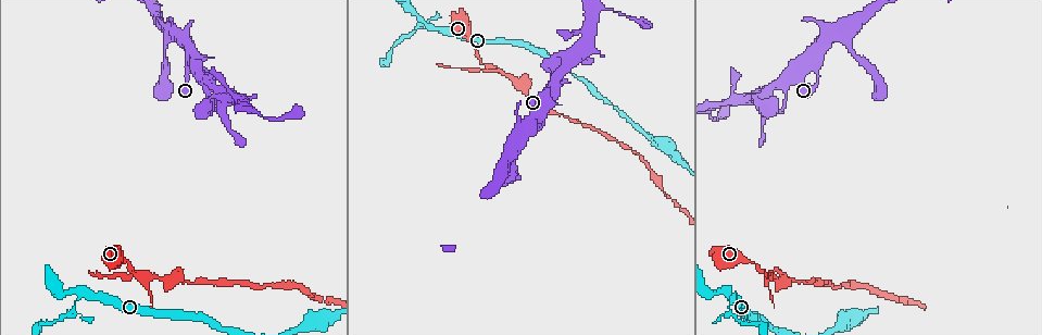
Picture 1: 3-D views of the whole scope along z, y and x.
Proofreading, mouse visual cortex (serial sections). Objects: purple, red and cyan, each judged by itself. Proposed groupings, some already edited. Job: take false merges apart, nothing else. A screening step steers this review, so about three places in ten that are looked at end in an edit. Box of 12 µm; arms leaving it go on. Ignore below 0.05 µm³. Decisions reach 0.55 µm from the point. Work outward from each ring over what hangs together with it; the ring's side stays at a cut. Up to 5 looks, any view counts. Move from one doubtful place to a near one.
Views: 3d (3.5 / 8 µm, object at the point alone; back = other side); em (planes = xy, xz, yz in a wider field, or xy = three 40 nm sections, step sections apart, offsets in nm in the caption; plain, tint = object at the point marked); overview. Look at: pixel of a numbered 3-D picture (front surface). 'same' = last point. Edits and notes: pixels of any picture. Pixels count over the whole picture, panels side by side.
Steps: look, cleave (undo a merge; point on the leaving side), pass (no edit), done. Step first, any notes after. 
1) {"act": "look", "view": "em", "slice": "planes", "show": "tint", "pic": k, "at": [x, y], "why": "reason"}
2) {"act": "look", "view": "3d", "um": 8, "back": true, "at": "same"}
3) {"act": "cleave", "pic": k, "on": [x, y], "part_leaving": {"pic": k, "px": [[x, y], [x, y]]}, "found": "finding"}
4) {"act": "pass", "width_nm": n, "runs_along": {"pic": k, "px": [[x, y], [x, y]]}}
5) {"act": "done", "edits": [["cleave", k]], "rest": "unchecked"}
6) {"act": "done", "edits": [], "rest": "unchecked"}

{"act": "look", "view": "em", "slice": "xy", "step": 2, "show": "tint", "pic": 1, "at": [574, 59]}

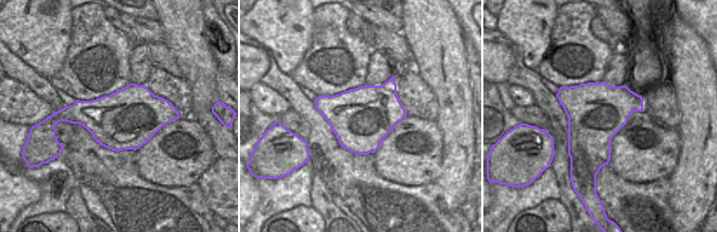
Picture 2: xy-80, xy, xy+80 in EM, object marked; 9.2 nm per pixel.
{"act": "look", "view": "3d", "um": 3.5, "at": "same"}

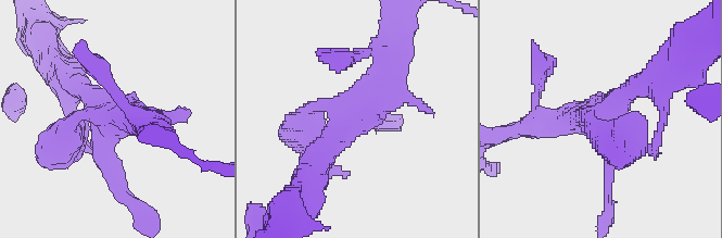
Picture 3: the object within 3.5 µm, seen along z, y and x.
{"act": "pass", "runs_along": {"pic": 3, "px": [[315, 166], [376, 99], [389, 58]]}, "found": "one cell here"}

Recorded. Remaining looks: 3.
{"act": "look", "view": "3d", "um": 3.5, "pic": 1, "at": [411, 33], "why": "thick turns thin"}

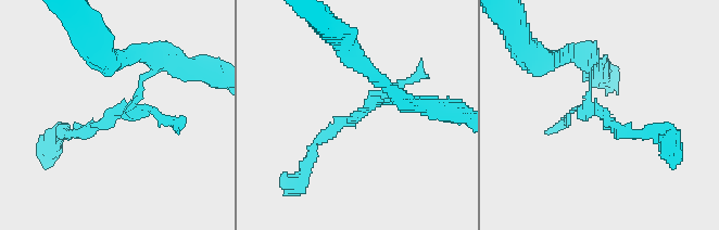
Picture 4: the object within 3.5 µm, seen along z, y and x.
{"act": "cleave", "pic": 4, "on": [106, 117], "part_leaving": {"pic": 4, "px": [[133, 99], [86, 132], [60, 132]]}, "found": "two cells meet here"}

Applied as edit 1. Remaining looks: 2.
{"act": "done", "edits": [["cleave", 4]], "rest": "unchecked"}

